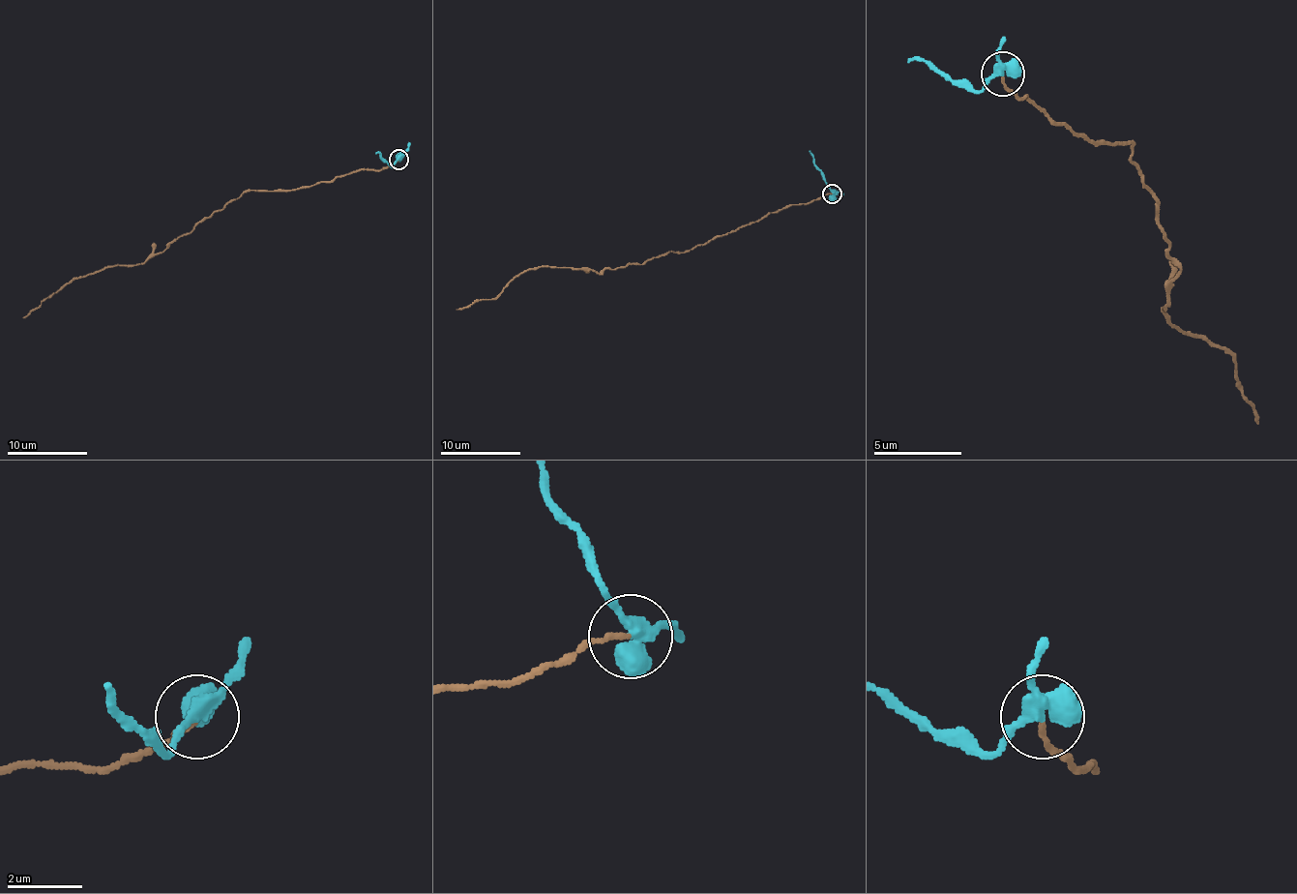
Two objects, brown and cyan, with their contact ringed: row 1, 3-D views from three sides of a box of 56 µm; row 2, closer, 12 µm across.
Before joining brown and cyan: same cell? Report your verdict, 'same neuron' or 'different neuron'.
different neuron

